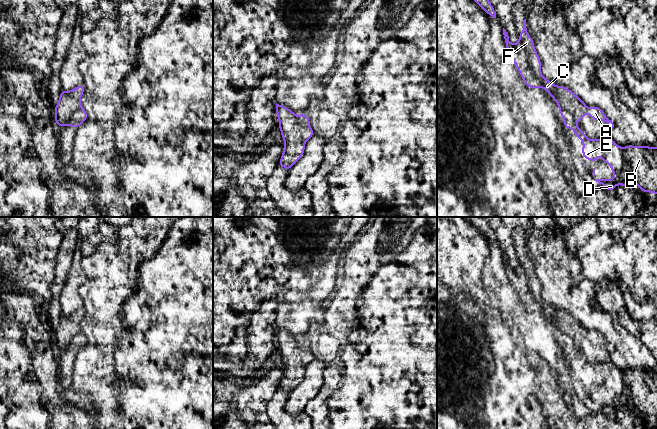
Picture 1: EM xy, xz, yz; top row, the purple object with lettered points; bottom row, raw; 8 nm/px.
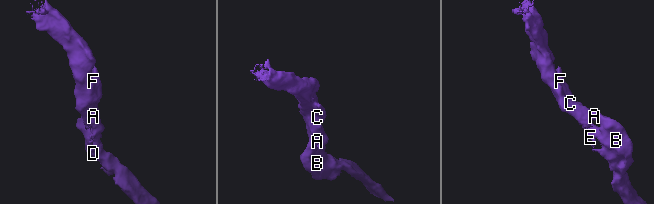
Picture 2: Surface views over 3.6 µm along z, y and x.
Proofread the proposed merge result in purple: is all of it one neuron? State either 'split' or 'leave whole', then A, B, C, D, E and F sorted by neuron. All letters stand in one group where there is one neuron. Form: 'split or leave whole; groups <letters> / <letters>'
split; groups A B C F / D E

